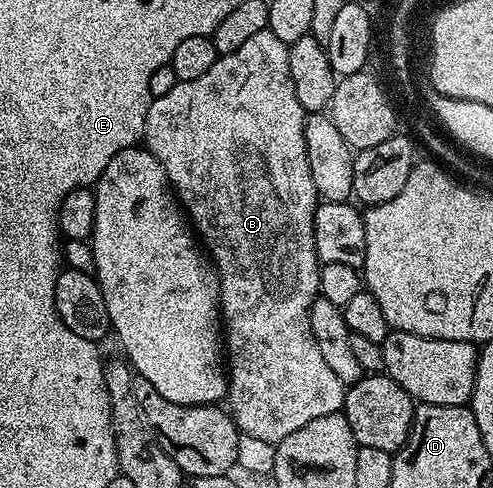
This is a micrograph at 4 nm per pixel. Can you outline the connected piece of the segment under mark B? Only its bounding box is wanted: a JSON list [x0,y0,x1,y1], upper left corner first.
[144,32,347,445]

